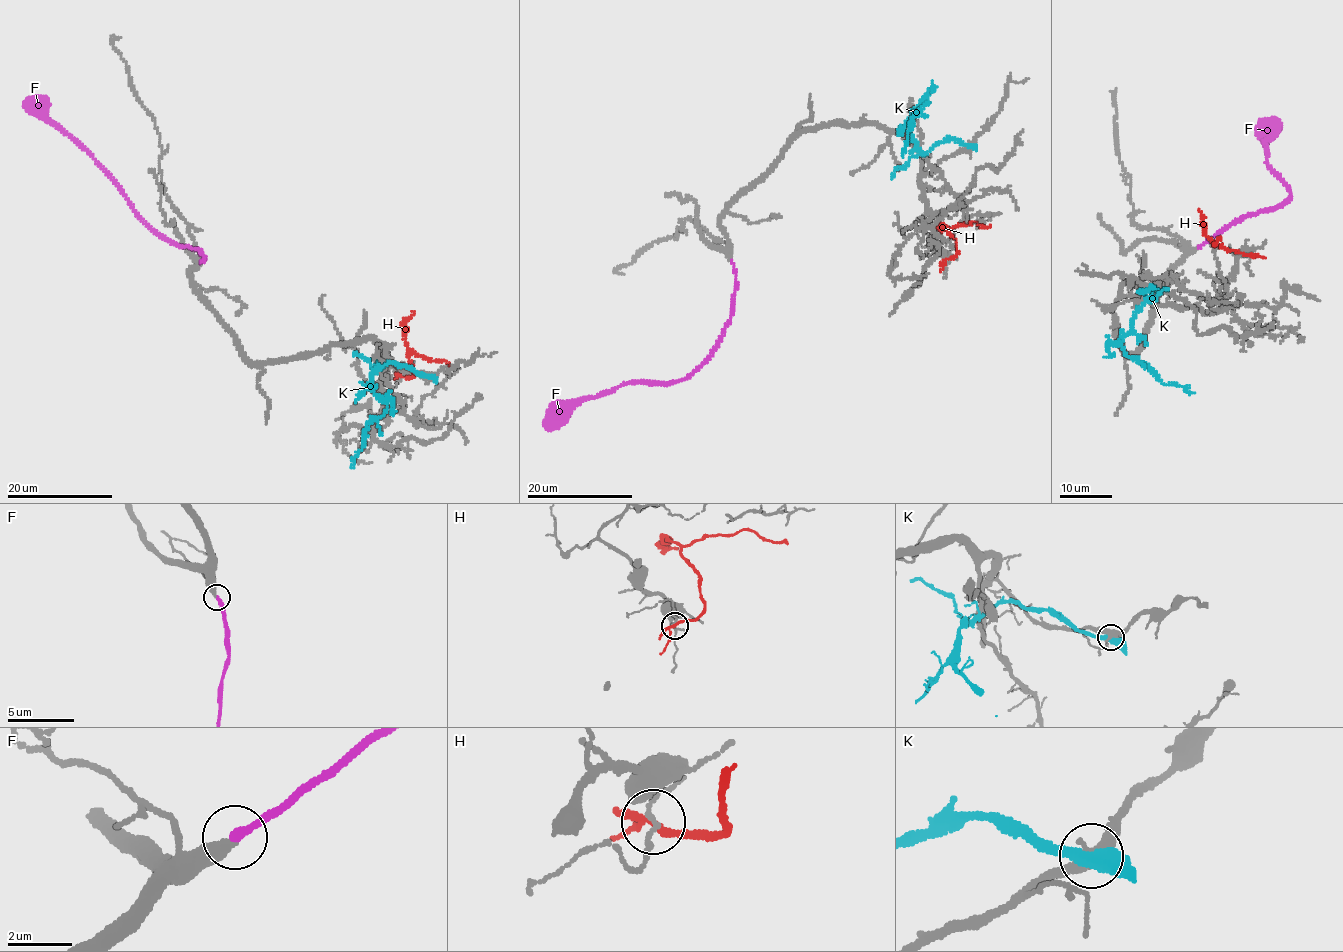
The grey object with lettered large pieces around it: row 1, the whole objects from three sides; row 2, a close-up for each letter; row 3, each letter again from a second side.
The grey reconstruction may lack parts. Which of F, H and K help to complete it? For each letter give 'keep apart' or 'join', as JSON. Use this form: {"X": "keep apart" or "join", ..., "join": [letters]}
{"F": "keep apart", "H": "keep apart", "K": "keep apart", "join": []}

